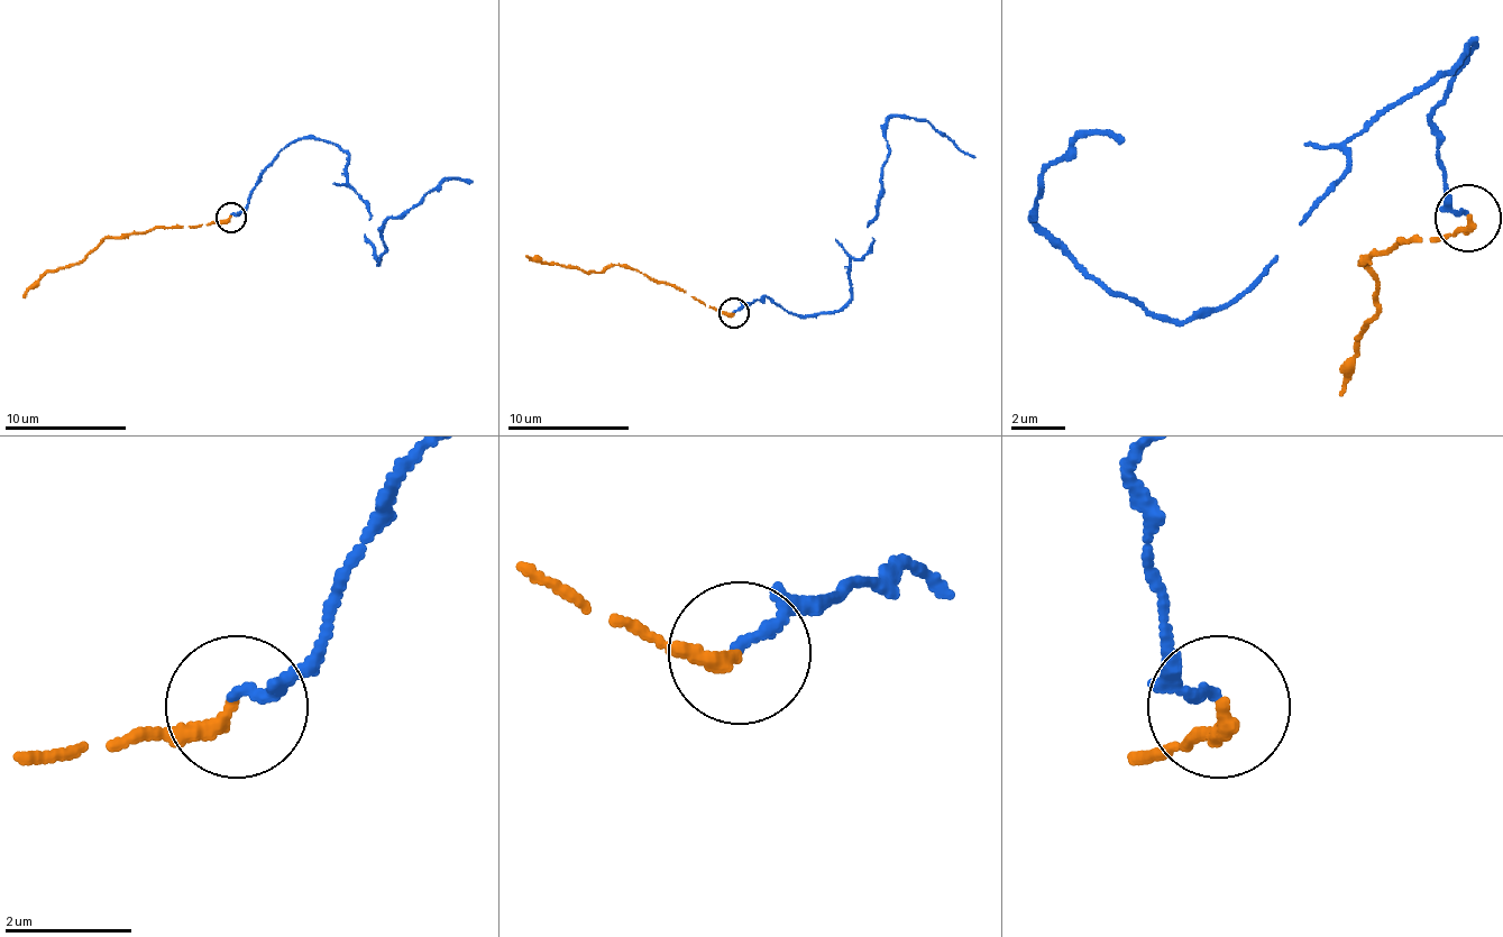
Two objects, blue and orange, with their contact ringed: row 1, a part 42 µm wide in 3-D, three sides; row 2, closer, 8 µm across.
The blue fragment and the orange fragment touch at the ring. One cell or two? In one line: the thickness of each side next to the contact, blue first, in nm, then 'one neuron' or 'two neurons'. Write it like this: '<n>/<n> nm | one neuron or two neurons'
160/240 nm | one neuron

